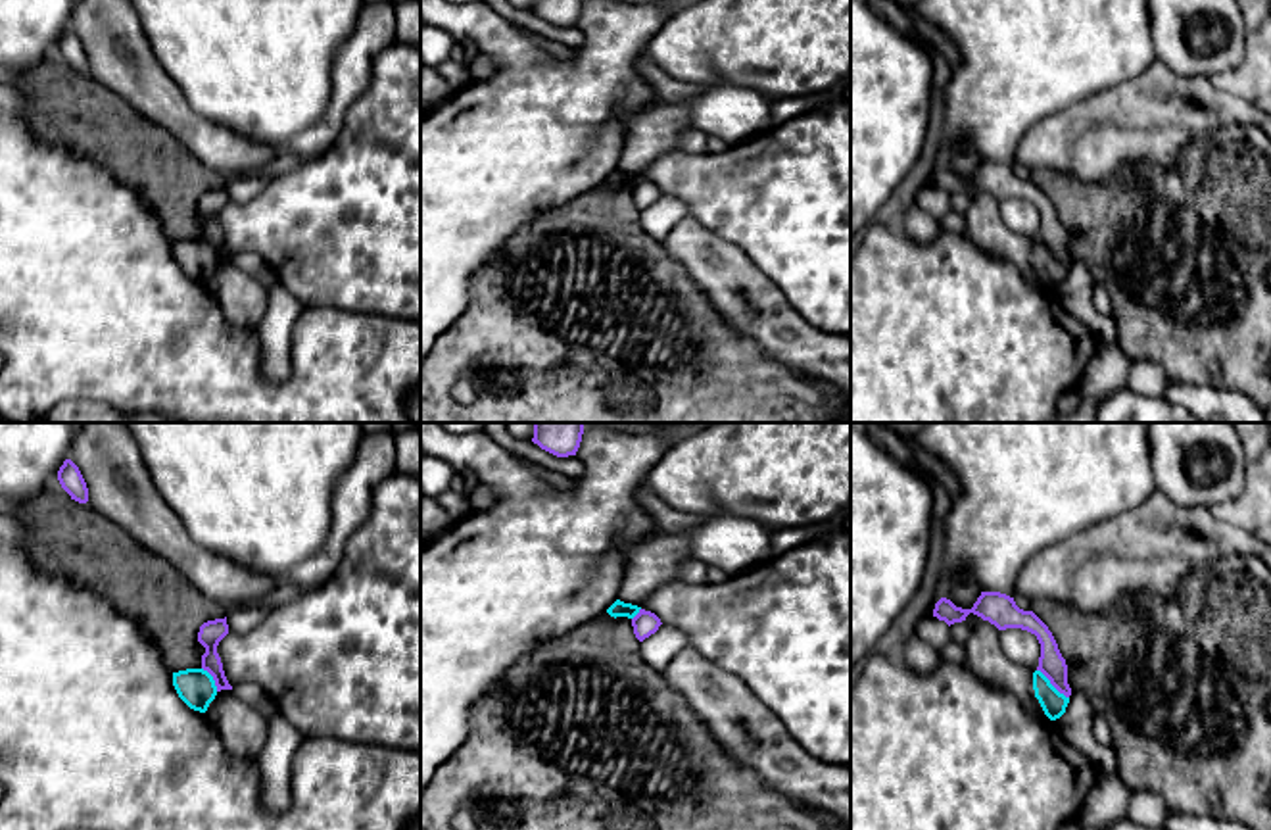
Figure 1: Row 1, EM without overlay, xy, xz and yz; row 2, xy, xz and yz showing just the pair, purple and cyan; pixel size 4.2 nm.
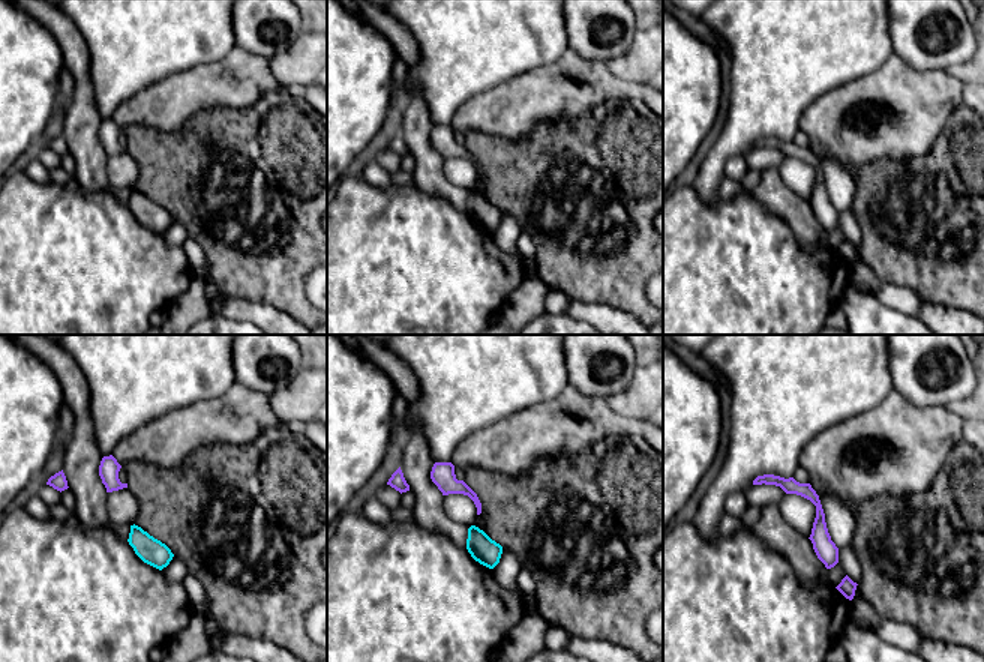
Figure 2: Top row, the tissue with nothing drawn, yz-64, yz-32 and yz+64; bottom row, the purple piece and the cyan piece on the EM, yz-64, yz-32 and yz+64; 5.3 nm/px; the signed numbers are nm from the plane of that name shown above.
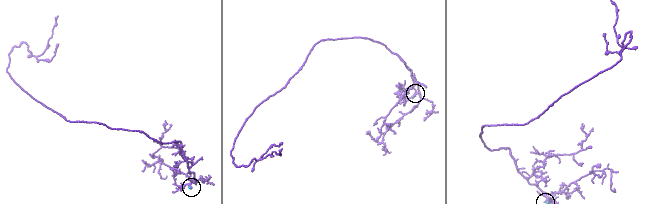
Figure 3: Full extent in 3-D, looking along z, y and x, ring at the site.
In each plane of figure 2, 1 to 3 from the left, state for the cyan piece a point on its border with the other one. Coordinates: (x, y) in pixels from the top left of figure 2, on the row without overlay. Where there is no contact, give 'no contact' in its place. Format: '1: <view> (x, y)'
1: no contact
2: no contact
3: no contact

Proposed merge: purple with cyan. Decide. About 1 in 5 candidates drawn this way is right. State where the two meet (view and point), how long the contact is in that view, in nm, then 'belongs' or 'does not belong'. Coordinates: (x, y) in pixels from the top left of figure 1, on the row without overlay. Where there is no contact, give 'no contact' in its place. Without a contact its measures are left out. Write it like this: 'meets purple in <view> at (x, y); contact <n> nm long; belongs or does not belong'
meets purple in yz at (1053, 254); contact 180 nm long; does not belong

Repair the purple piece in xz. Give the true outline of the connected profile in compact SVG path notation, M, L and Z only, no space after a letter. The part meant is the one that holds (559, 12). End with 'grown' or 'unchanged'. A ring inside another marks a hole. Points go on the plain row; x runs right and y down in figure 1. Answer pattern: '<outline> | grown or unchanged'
M534 0L532 12L557 27L568 27L576 25L582 4L584 0Z | unchanged

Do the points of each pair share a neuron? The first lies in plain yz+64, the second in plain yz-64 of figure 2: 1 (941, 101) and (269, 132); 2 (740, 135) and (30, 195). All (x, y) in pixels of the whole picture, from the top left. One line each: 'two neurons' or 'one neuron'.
1: two neurons
2: two neurons

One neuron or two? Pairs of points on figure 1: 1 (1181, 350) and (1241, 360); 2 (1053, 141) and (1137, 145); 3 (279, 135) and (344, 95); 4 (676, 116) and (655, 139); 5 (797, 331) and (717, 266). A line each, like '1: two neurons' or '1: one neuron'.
1: one neuron
2: one neuron
3: two neurons
4: one neuron
5: one neuron

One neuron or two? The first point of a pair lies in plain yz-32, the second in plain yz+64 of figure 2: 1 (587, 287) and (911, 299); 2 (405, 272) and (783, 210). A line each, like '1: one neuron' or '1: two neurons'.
1: two neurons
2: two neurons

